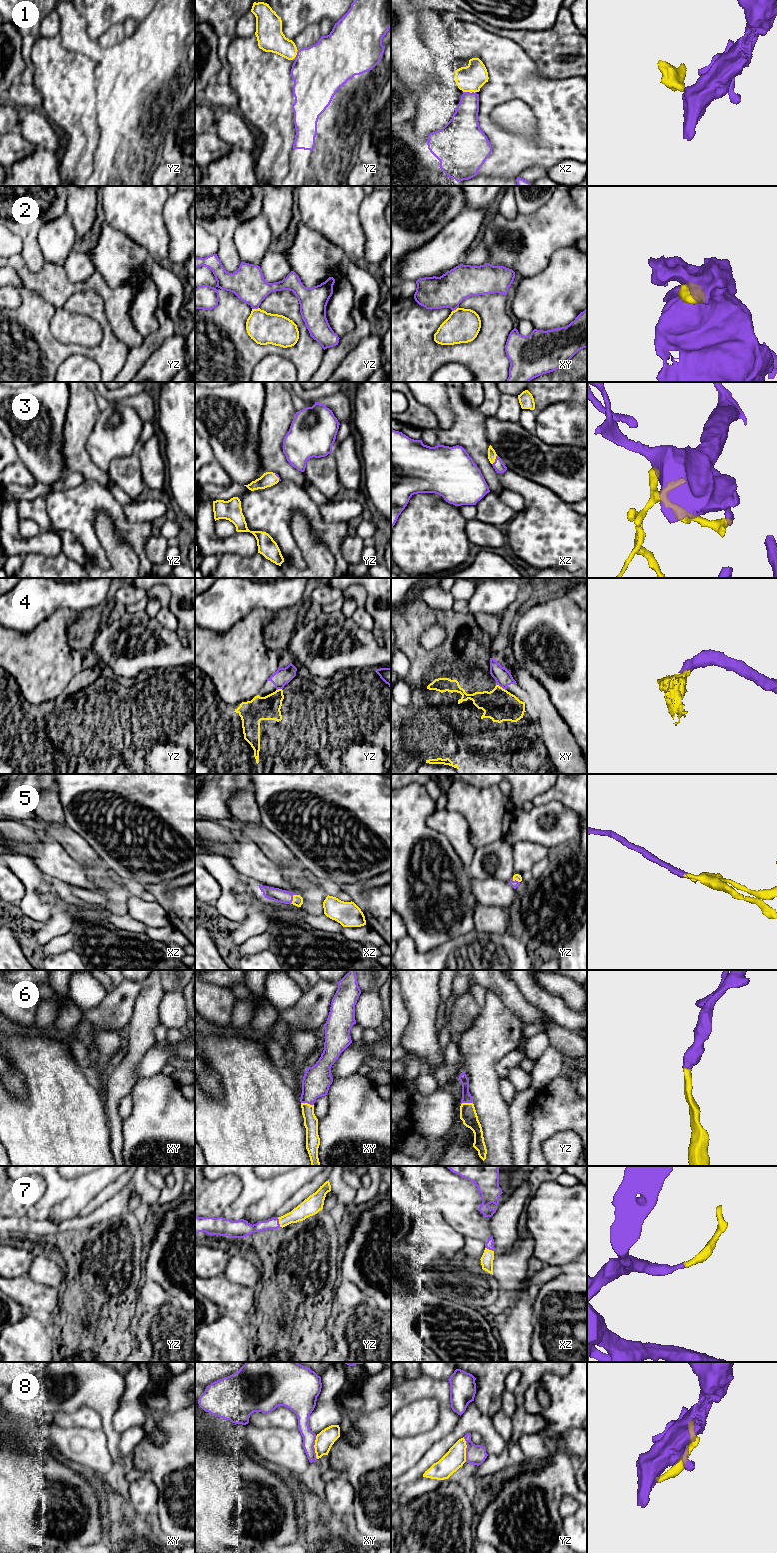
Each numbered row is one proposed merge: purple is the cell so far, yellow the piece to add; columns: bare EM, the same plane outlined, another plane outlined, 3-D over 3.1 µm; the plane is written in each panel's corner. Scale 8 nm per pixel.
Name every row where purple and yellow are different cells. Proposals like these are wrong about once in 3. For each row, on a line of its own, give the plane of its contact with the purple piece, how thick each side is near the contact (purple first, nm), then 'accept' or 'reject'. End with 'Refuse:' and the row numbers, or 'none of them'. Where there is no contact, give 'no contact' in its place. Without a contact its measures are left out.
1: contact in xz; calibres 220 and 220 nm; accept
2: contact in yz; calibres 280 and 260 nm; accept
3: contact in xz; calibres 90 and 70 nm; accept
4: contact in xy; calibres 140 and 260 nm; reject
5: contact in xz; calibres 110 and 80 nm; accept
6: contact in xy; calibres 220 and 110 nm; accept
7: contact in yz; calibres 90 and 130 nm; accept
8: contact in yz; calibres 160 and 160 nm; reject
Refuse: 4, 8

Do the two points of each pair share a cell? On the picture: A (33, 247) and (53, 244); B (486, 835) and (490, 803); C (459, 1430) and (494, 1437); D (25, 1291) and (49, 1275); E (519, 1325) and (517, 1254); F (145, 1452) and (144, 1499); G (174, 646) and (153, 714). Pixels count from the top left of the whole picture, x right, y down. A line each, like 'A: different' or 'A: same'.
A: different
B: same
C: same
D: different
E: same
F: different
G: different

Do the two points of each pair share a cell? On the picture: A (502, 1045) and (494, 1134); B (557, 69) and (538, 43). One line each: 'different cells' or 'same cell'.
A: same cell
B: same cell

